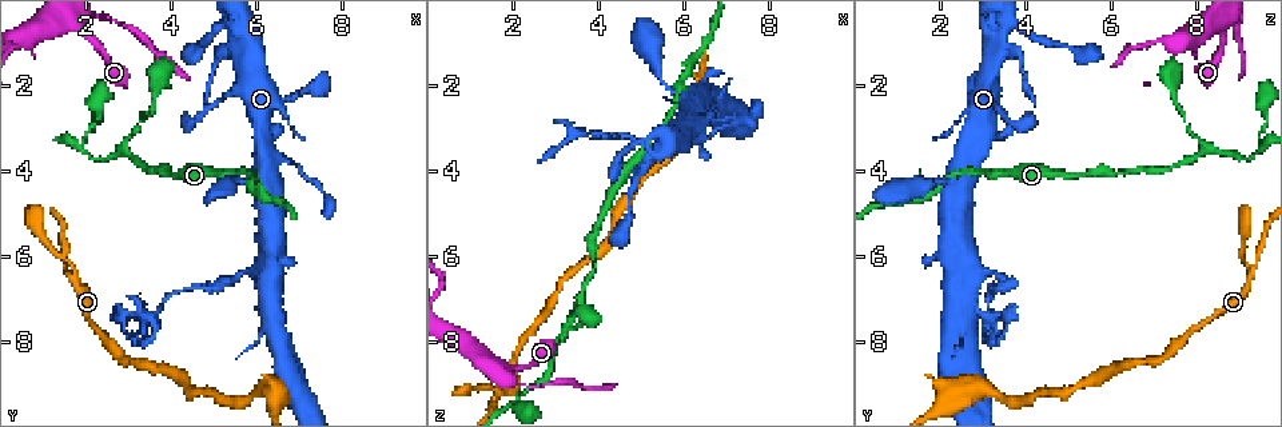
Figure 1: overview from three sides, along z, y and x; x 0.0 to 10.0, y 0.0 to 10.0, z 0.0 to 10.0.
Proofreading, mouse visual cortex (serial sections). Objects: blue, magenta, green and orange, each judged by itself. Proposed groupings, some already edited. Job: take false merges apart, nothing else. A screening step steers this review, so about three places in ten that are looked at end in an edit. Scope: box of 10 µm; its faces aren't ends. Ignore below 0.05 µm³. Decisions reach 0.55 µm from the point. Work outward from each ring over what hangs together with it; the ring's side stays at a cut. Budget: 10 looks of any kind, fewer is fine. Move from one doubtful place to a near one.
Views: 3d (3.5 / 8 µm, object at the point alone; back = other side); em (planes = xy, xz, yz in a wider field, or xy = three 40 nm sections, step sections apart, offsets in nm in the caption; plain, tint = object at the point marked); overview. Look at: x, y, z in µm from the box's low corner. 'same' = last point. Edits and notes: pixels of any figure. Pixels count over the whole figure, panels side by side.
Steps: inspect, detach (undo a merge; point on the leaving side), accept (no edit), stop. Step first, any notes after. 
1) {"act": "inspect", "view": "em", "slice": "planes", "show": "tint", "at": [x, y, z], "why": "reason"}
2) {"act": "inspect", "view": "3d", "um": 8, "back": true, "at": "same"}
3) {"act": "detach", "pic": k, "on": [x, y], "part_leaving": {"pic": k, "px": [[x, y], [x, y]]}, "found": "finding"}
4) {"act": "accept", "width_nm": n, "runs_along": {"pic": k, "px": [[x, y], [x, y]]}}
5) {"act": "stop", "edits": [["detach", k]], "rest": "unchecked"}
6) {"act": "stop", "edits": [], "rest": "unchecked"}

{"act": "inspect", "view": "3d", "um": 3.5, "back": true, "at": [1.90, 0.70, 8.60], "why": "small branch off a trunk"}

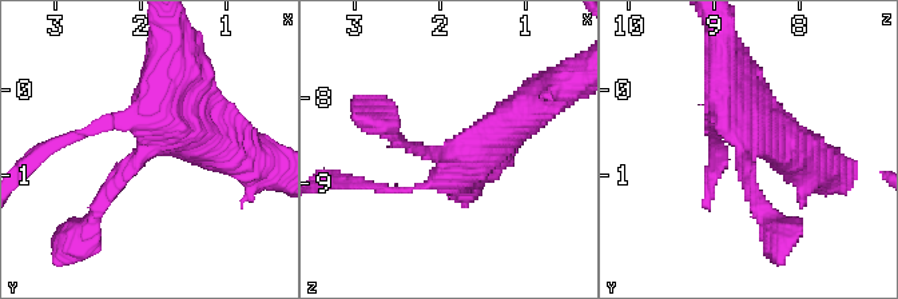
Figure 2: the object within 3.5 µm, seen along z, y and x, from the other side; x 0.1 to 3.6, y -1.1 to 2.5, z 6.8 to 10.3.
{"act": "accept", "found": "all the same cell"}

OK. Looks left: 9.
{"act": "inspect", "view": "3d", "um": 3.5, "at": [2.05, 3.60, 9.40], "why": "abrupt turn"}

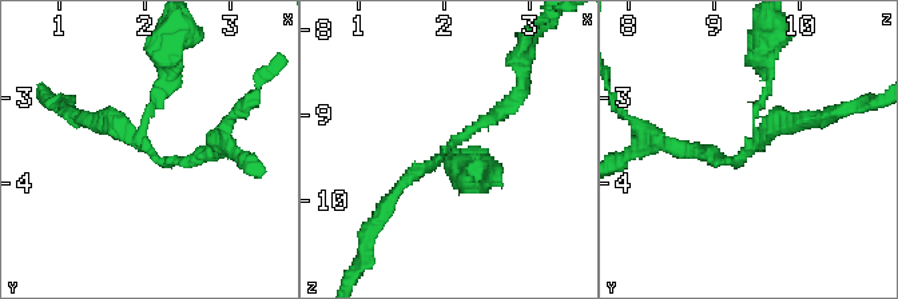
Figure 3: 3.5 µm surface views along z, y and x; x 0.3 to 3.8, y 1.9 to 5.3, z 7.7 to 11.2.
{"act": "inspect", "view": "em", "slice": "planes", "show": "tint", "at": [2.05, 3.70, 9.35], "arms": 3, "arm_widths_nm": [100, 150, 200], "why": "now the EM"}

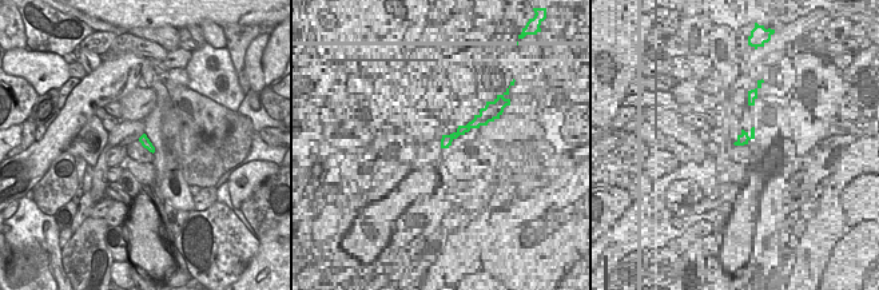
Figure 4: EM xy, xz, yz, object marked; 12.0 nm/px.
{"act": "detach", "pic": 3, "on": [162, 84], "found": "two cells meet here"}

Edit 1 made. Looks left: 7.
{"act": "inspect", "view": "3d", "um": 3.5, "at": [5.55, 6.50, 3.40], "why": "sharp bend"}

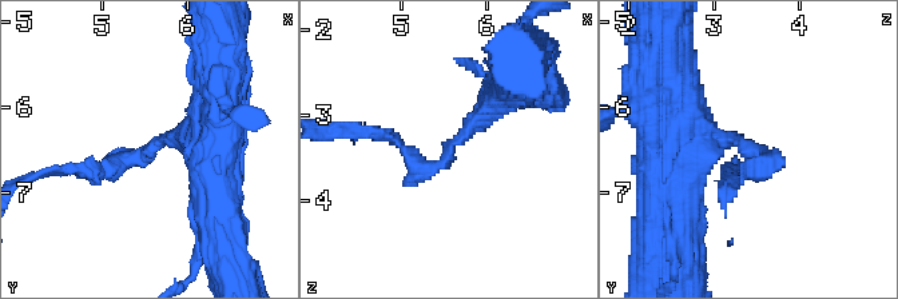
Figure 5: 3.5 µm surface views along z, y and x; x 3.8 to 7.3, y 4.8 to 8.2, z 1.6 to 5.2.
{"act": "inspect", "view": "em", "slice": "xy", "step": 2, "show": "tint", "at": [5.55, 6.50, 3.40], "arm_widths_nm": [150, 400], "why": "now the EM"}

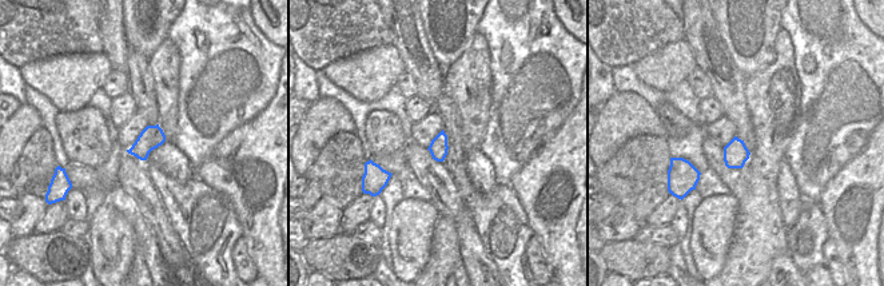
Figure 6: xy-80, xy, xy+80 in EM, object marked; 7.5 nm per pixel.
{"act": "detach", "pic": 5, "on": [426, 164], "part_leaving": {"pic": 5, "px": [[460, 140], [420, 168], [390, 138], [366, 134]]}, "found": "a second cell is stuck on"}

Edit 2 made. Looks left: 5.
{"act": "inspect", "view": "3d", "um": 3.5, "at": [1.60, 6.15, 9.35], "why": "narrows sharply"}

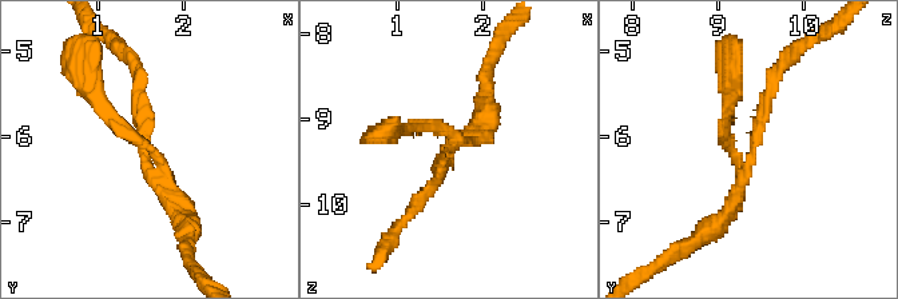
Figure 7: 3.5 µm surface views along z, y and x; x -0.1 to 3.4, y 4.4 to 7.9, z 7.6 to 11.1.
{"act": "inspect", "view": "em", "slice": "xy", "step": 1, "show": "tint", "at": [1.55, 6.10, 9.35], "arm_widths_nm": [150, 200]}

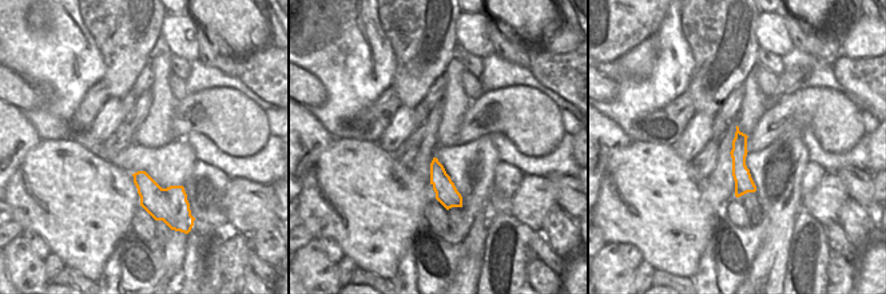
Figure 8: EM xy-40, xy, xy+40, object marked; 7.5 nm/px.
{"act": "detach", "pic": 7, "on": [127, 132], "part_leaving": {"pic": 7, "px": [[162, 163], [92, 98], [88, 60]]}, "found": "a second cell is stuck on"}

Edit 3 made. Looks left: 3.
{"act": "stop", "edits": [["detach", 3], ["detach", 5], ["detach", 7]], "rest": "unchecked"}

